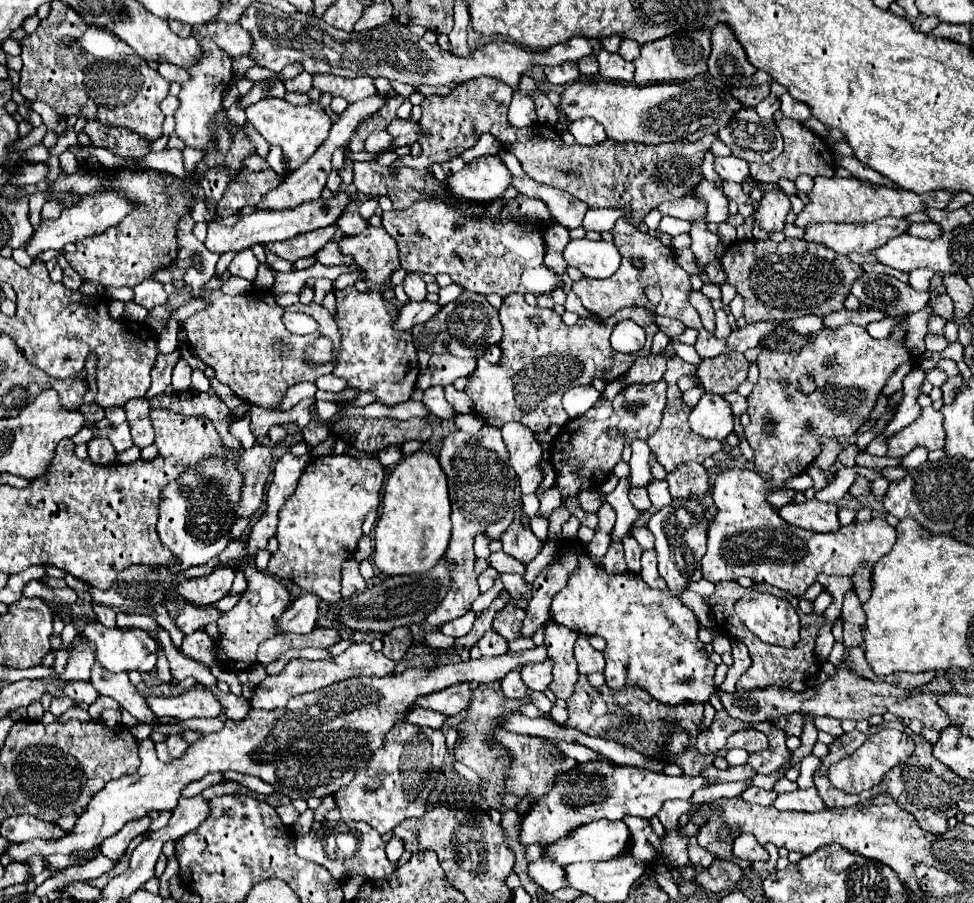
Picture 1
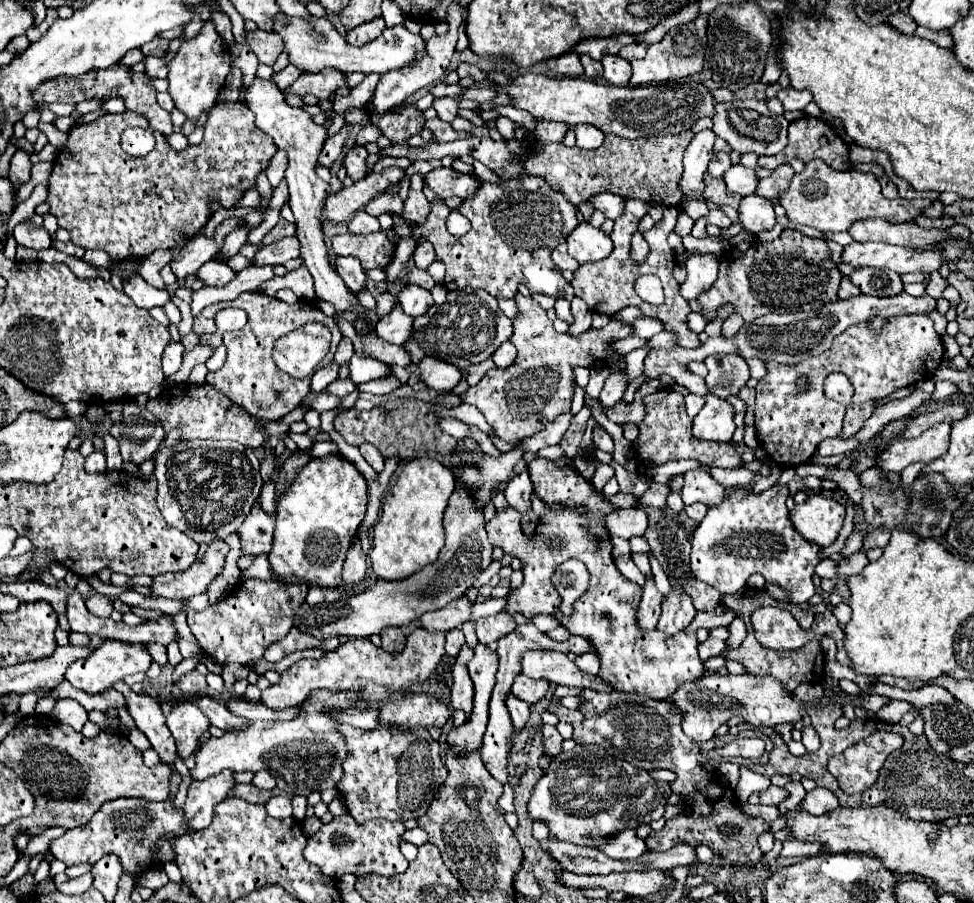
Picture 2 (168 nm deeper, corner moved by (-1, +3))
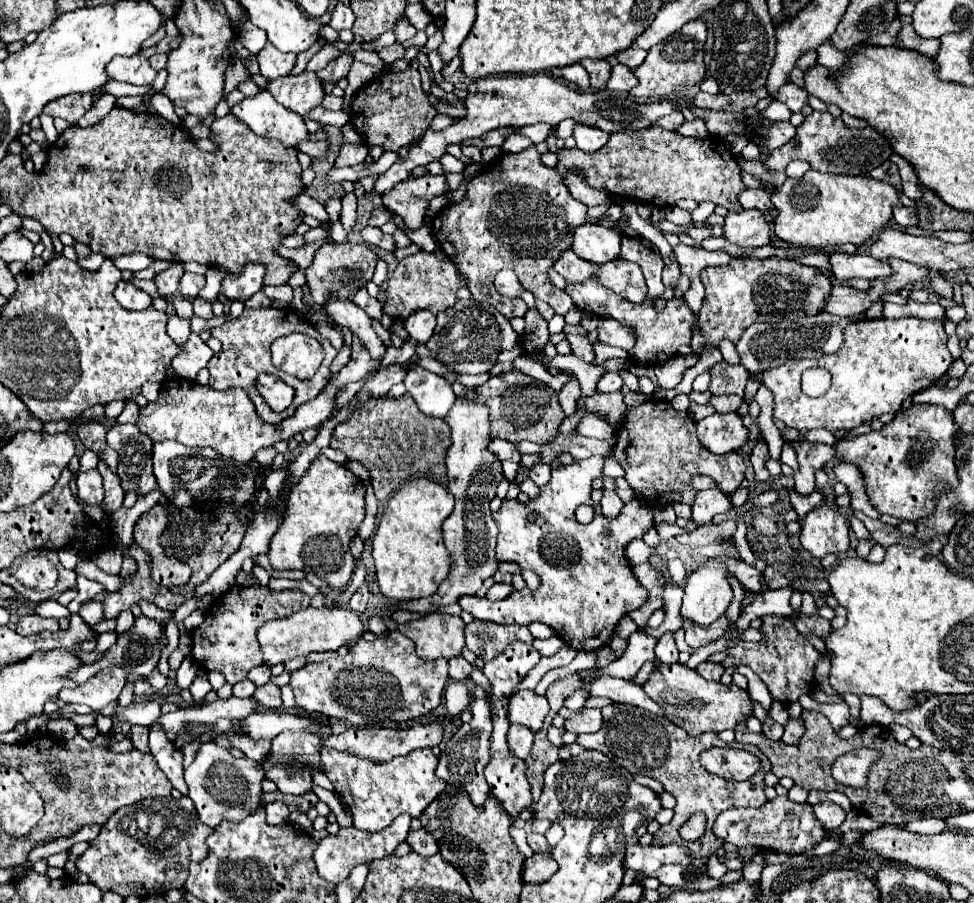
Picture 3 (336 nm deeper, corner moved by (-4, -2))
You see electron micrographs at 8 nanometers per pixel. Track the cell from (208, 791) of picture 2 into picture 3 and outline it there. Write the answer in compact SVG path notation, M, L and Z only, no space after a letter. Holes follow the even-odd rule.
M213 741L203 743L193 763L185 769L185 783L189 785L189 797L195 803L199 819L209 827L217 827L221 821L243 821L247 815L251 815L261 805L263 779L265 769L257 761L251 761L247 757L237 759L227 749L219 747ZM223 801L231 801L231 805L225 805Z

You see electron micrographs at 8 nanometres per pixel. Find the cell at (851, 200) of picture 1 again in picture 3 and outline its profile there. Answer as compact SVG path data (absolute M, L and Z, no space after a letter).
M807 171L801 179L787 179L779 189L771 193L771 201L775 209L779 211L773 231L779 239L787 241L791 247L799 249L821 249L821 251L835 251L837 245L843 243L853 243L861 245L867 243L873 231L883 229L889 219L893 217L893 207L901 205L899 195L893 185L885 181L877 181L873 177L851 177L851 175L831 175L831 173L817 173L817 171Z

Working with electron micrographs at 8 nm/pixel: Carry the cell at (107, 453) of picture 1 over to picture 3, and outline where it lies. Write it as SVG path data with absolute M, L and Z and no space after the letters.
M97 469L79 473L77 477L77 497L87 505L101 505L103 501L103 477Z

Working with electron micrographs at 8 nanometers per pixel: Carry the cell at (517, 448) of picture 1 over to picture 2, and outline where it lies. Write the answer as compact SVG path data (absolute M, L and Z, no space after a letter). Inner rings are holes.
M534 458L528 462L528 472L534 478L534 494L544 502L562 502L568 508L574 504L586 506L586 514L576 514L564 510L562 514L546 514L536 526L534 538L526 540L522 534L521 514L511 506L497 510L495 517L486 524L488 540L494 546L500 546L504 552L520 558L524 562L524 584L508 596L508 612L522 612L526 618L536 614L556 614L560 624L572 634L582 634L592 640L596 646L602 672L598 674L614 690L646 694L652 700L668 700L674 696L680 684L700 680L704 676L704 662L698 656L698 638L694 632L678 632L676 636L664 636L658 630L658 636L644 636L642 628L636 622L642 588L620 574L612 562L610 534L604 528L604 516L616 506L606 502L596 494L590 482L586 482L574 468L556 466L546 458ZM564 560L582 560L590 572L590 586L582 598L574 602L572 616L560 614L560 594L552 588L552 572Z

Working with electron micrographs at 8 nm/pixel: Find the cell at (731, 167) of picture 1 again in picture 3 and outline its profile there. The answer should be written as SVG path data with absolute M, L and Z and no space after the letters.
M745 189L739 195L739 203L741 203L743 209L757 209L757 211L761 211L765 221L769 225L773 225L773 217L771 217L773 205L771 205L771 199L769 199L769 191L765 191L765 189Z

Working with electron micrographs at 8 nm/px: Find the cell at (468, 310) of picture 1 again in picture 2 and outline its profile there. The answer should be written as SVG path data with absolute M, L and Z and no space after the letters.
M456 290L448 292L448 298L442 306L438 306L438 316L434 324L424 330L414 332L414 340L424 348L428 356L446 360L458 368L466 368L470 364L478 364L494 354L494 350L512 336L512 320L506 318L494 296L486 290Z

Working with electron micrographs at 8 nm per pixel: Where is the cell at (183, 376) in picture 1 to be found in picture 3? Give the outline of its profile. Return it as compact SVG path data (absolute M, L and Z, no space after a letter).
M191 333L187 343L181 345L179 353L173 357L171 367L179 377L193 381L199 369L203 369L211 357L213 357L213 351L199 339L197 333Z

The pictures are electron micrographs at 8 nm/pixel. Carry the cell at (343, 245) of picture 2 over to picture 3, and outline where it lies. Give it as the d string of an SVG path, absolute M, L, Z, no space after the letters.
M323 243L315 255L311 265L305 271L305 279L307 279L307 287L311 293L313 303L317 305L327 305L327 297L331 297L331 293L335 293L335 297L341 299L351 299L353 293L367 285L367 281L371 281L373 277L373 269L377 263L377 255L375 251L371 251L367 245L353 245L353 243Z

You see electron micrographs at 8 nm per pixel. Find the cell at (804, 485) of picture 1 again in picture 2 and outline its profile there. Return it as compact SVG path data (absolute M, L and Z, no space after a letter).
M776 484L764 492L754 492L752 488L732 488L724 496L724 500L712 508L708 508L706 518L698 524L698 528L692 534L692 572L698 580L714 586L722 594L734 594L744 588L748 576L752 574L762 574L766 578L766 584L778 586L788 592L792 604L802 604L808 602L810 596L816 592L812 576L814 568L820 564L820 552L822 548L818 544L812 544L806 540L788 520L788 510L786 510L786 498L790 490L786 484Z

